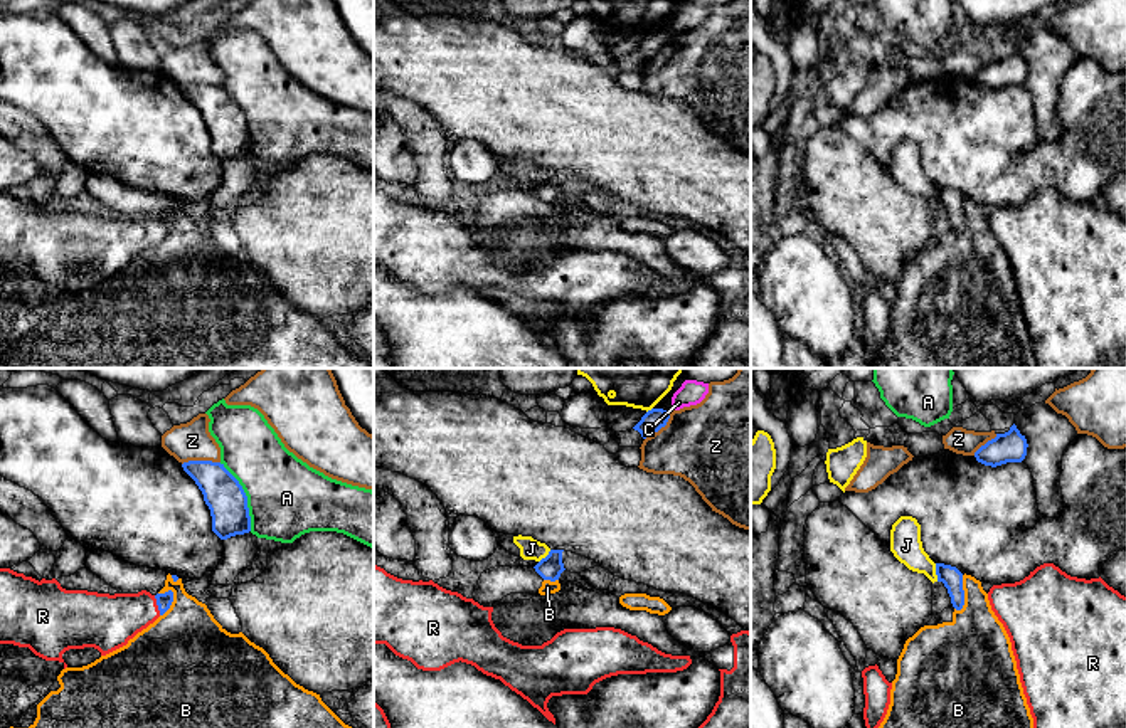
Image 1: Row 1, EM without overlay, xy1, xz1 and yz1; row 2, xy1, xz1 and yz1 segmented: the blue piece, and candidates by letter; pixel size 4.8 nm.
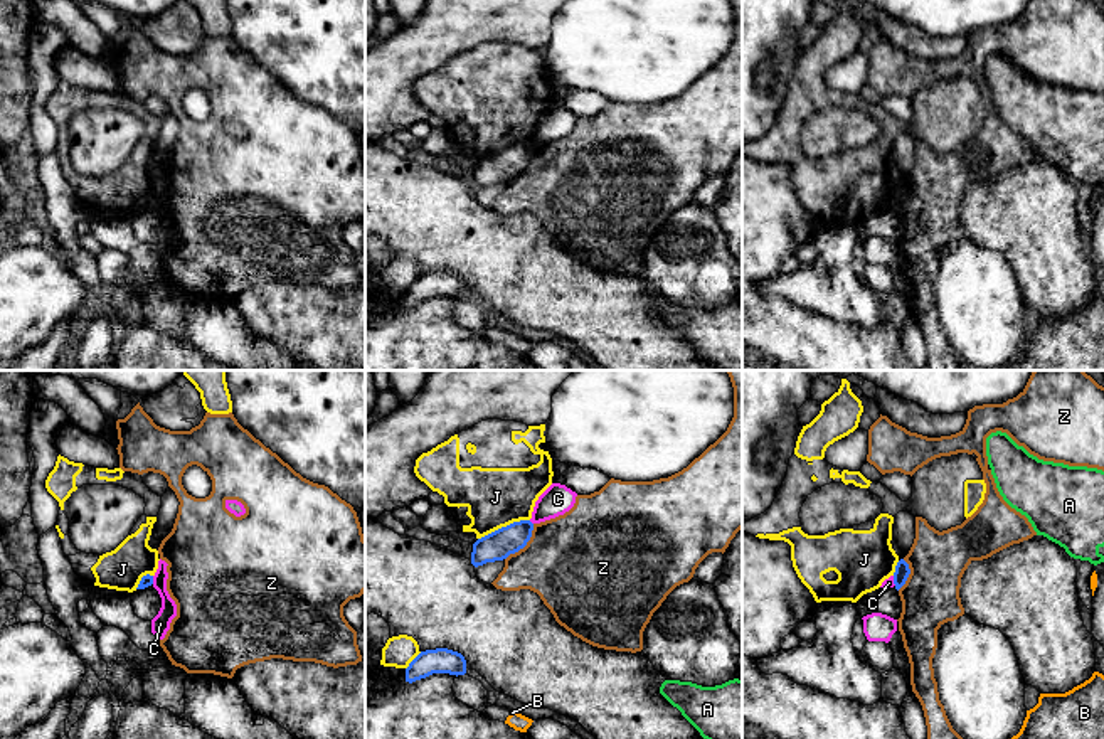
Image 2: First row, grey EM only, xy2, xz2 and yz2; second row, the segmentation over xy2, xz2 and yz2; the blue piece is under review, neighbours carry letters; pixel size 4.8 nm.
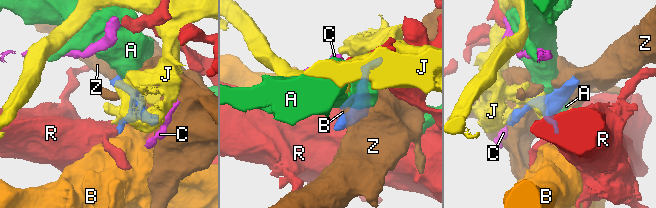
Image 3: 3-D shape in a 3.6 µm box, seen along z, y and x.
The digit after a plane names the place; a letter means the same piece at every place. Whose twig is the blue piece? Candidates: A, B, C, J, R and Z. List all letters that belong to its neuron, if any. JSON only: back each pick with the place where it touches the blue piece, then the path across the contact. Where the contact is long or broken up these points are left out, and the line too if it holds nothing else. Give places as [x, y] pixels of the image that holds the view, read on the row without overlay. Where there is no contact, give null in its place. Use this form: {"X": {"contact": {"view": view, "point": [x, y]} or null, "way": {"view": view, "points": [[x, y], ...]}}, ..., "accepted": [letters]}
{"R": {"contact": {"view": "xy1", "point": [159, 229]}, "way": {"view": "xy1", "points": [[164, 224], [159, 229], [110, 244]]}}, "accepted": ["R"]}

